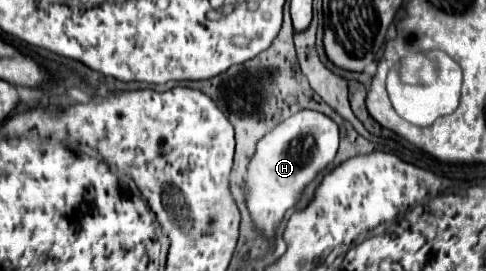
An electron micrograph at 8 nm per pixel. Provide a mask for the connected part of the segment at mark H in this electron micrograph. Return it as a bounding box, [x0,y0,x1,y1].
[243,110,337,238]

